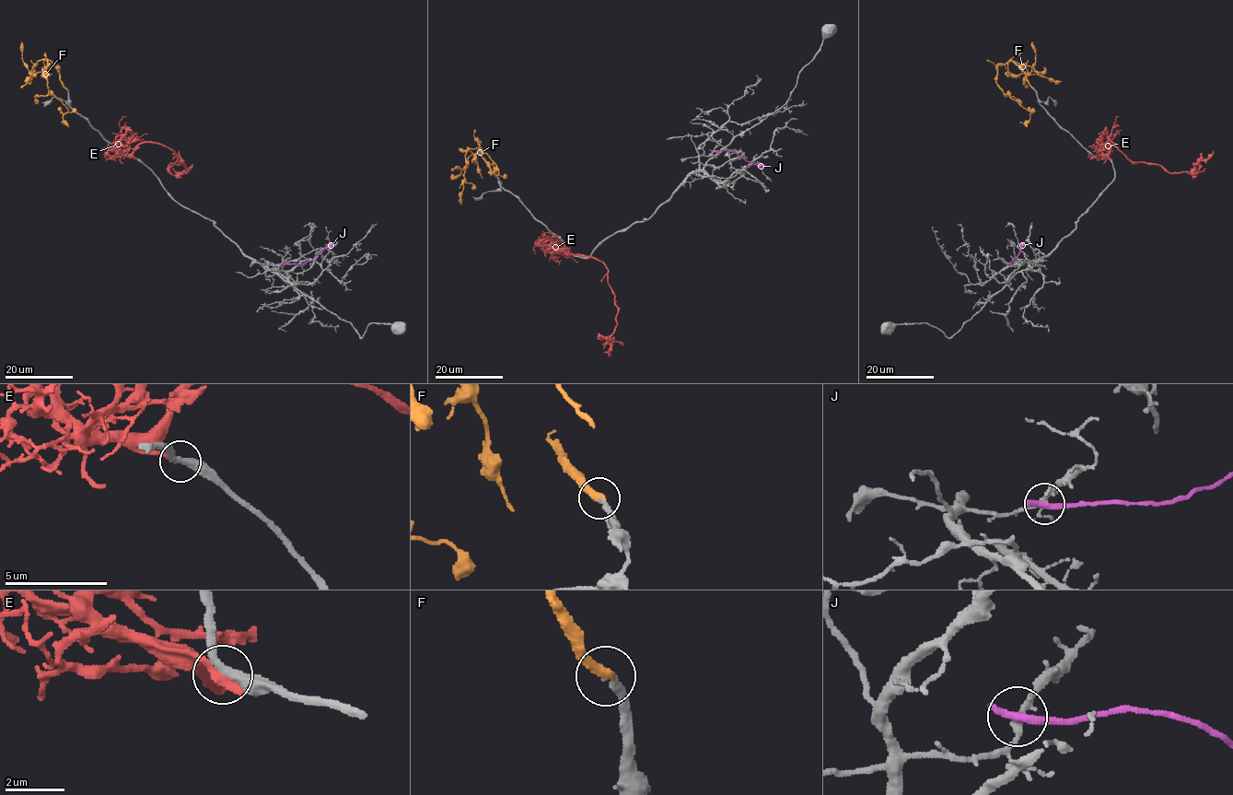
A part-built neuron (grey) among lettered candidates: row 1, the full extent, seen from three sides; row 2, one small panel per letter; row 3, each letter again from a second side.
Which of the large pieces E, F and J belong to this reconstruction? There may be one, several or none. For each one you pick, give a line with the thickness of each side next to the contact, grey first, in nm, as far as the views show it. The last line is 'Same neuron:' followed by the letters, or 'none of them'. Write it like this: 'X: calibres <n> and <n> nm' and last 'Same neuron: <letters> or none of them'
F: calibres 280 and 380 nm
Same neuron: F

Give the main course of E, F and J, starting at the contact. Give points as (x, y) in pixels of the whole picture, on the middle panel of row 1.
E: (565, 253), (599, 260), (607, 269), (617, 312), (615, 330), (600, 336), (611, 342), (609, 356)
F: (496, 176), (478, 151), (478, 139), (478, 147), (498, 168), (498, 173), (494, 173), (492, 163)
J: (713, 151), (734, 151), (750, 162), (764, 168)

